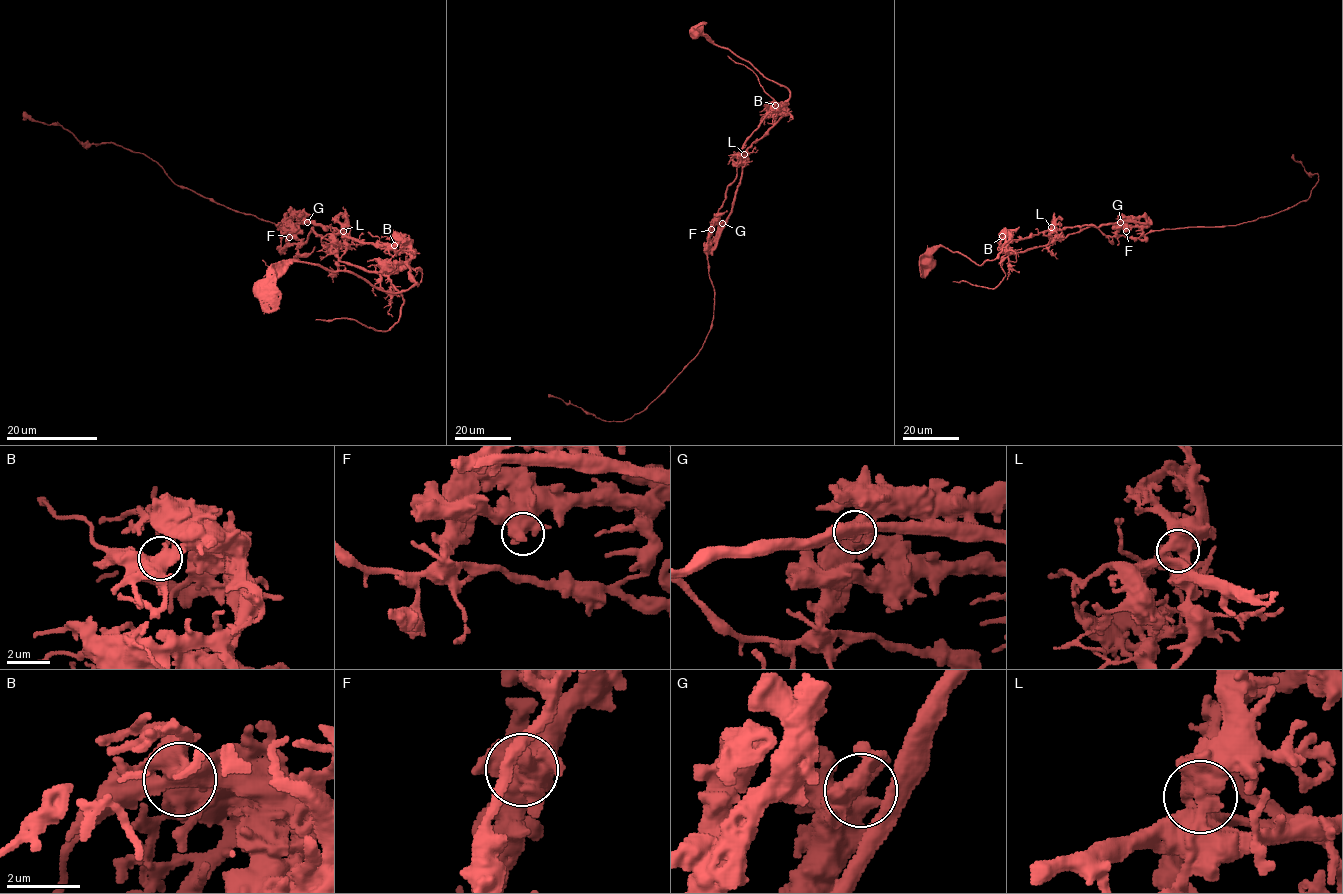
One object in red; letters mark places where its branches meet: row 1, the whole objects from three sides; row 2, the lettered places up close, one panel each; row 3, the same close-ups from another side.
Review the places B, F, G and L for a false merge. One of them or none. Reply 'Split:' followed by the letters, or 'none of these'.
Split: L

